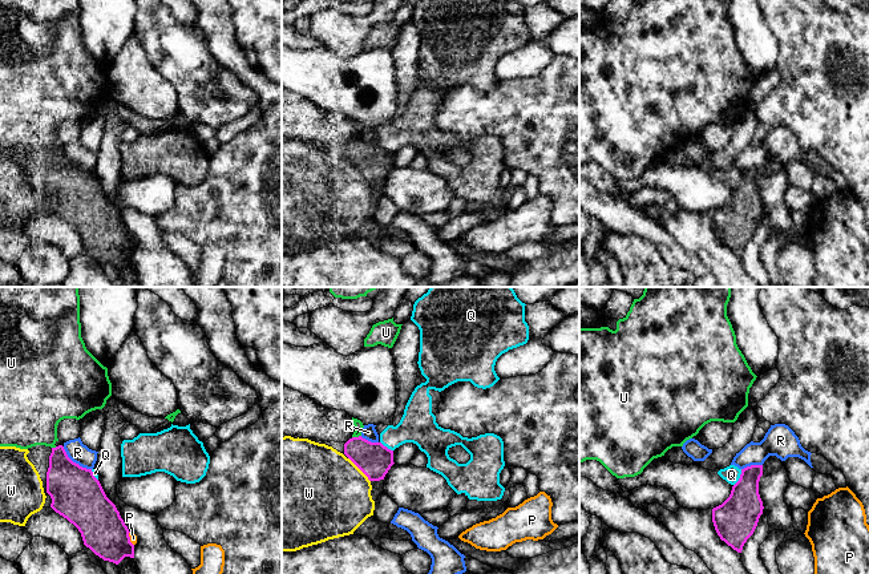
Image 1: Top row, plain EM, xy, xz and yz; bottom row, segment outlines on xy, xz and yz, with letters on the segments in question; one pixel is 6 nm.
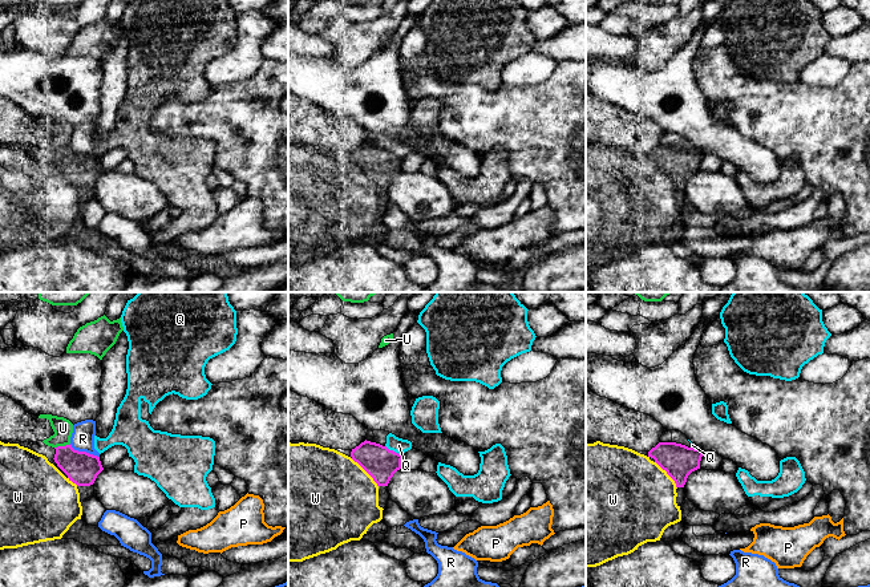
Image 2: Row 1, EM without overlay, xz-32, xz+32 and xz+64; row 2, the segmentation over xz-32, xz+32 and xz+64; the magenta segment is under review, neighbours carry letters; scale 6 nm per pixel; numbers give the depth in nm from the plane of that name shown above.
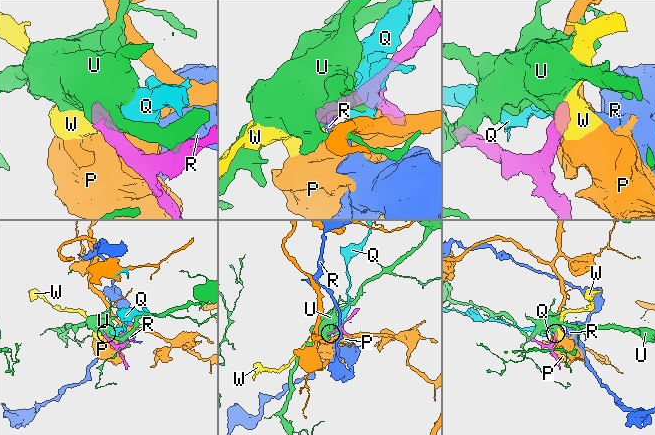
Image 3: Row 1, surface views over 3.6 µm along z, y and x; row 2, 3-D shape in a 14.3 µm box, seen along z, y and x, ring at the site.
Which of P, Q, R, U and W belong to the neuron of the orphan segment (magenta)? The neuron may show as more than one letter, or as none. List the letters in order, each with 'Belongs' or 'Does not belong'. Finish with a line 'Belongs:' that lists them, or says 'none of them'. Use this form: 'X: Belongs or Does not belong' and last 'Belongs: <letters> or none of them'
P: Does not belong
Q: Does not belong
R: Does not belong
U: Does not belong
W: Belongs
Belongs: W

